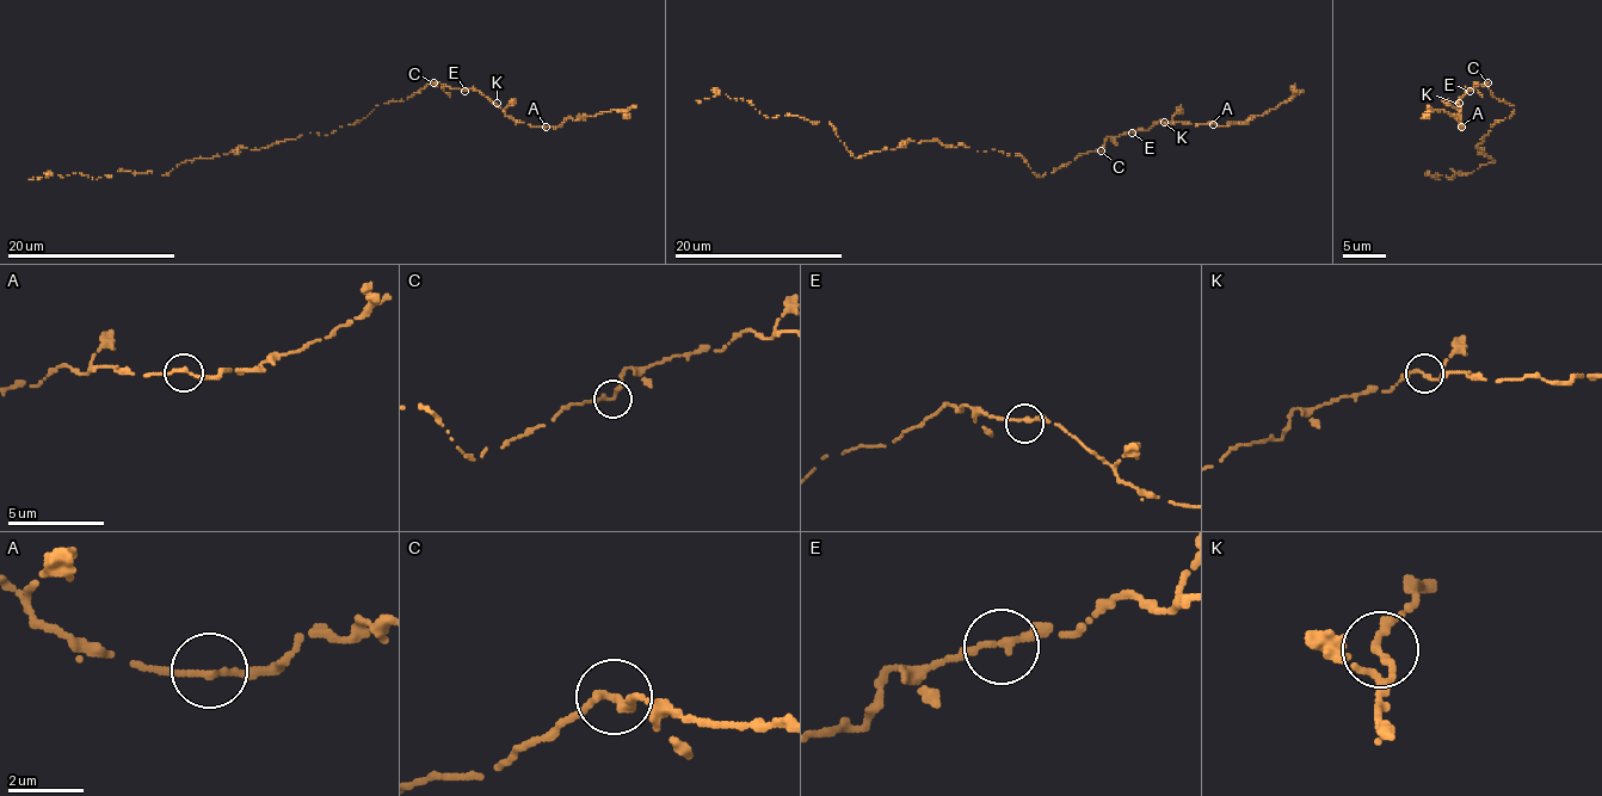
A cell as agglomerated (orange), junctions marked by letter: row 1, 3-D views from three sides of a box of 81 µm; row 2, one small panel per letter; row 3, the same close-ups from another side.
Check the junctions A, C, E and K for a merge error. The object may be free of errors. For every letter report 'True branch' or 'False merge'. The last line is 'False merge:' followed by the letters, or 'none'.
A: True branch
C: True branch
E: True branch
K: True branch
False merge: none

